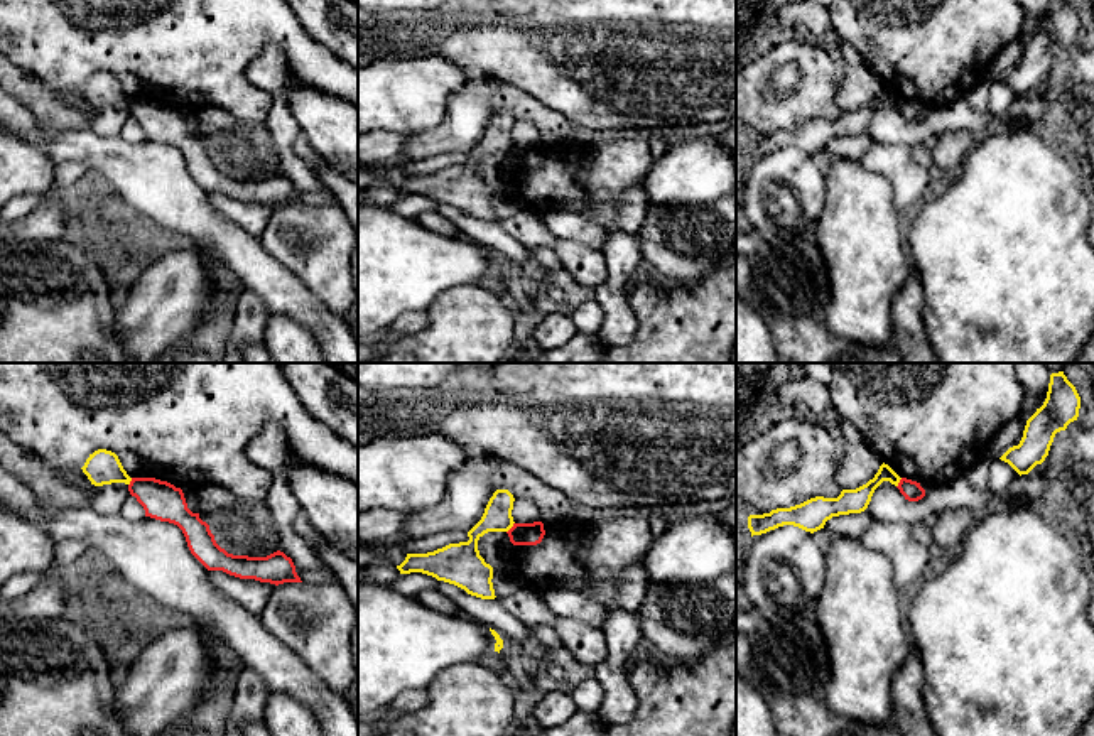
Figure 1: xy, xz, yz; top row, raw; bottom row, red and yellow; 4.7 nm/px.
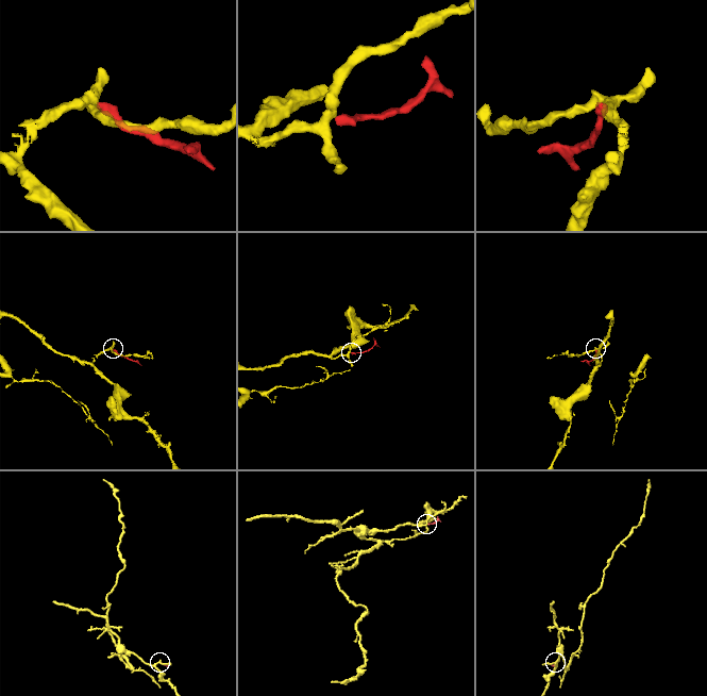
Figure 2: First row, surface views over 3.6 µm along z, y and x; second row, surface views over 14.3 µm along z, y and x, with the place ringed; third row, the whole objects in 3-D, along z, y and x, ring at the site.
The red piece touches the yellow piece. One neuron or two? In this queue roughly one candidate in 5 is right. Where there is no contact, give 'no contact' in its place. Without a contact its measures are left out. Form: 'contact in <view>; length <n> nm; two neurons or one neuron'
contact in xz; length 70 nm; two neurons

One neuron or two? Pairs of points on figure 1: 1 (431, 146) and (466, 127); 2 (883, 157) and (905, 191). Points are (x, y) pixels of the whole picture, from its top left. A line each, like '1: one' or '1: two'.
1: one
2: one

